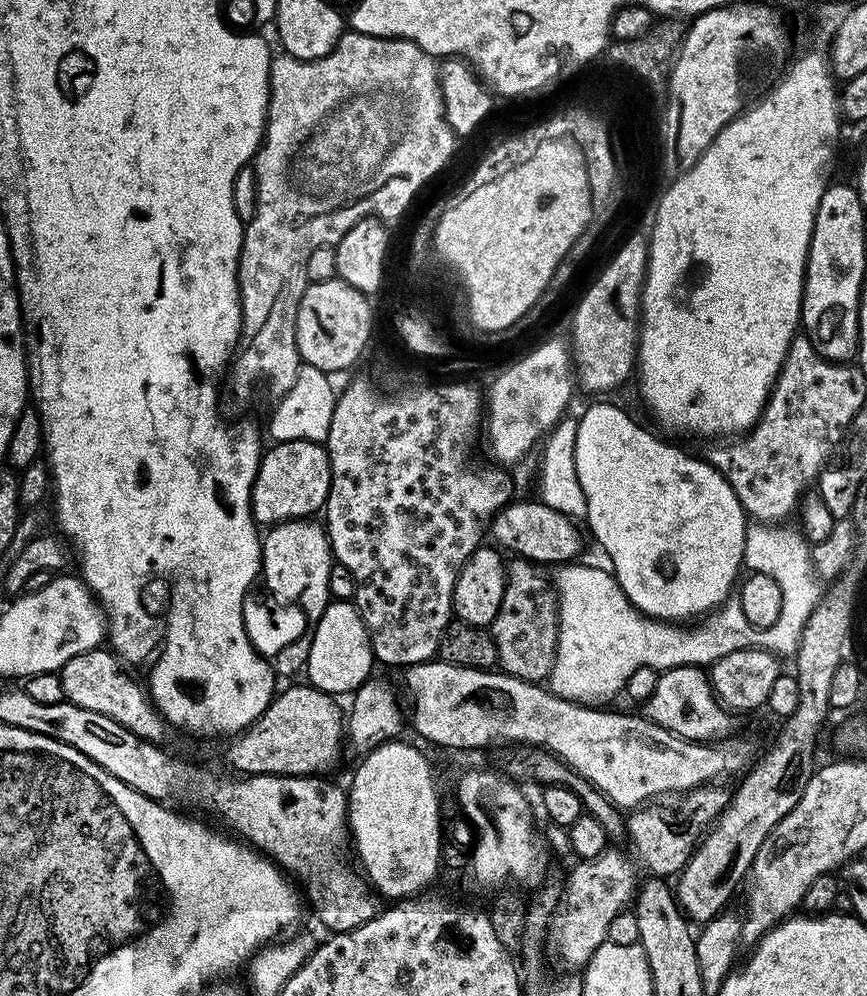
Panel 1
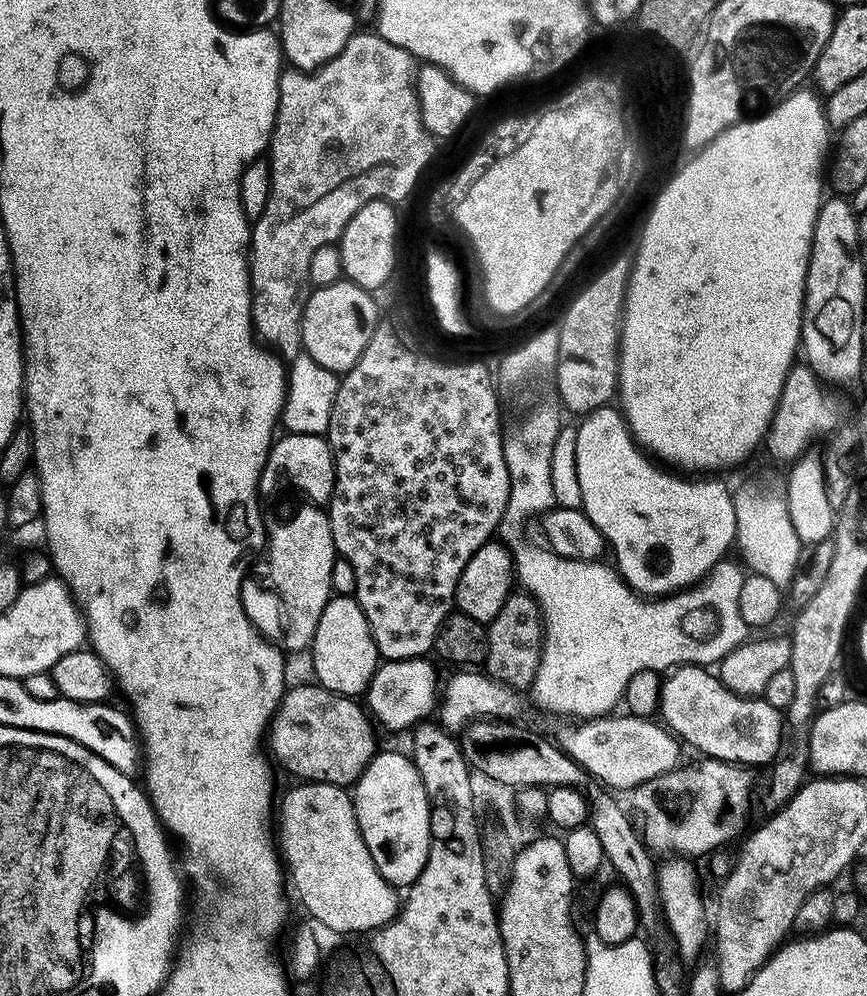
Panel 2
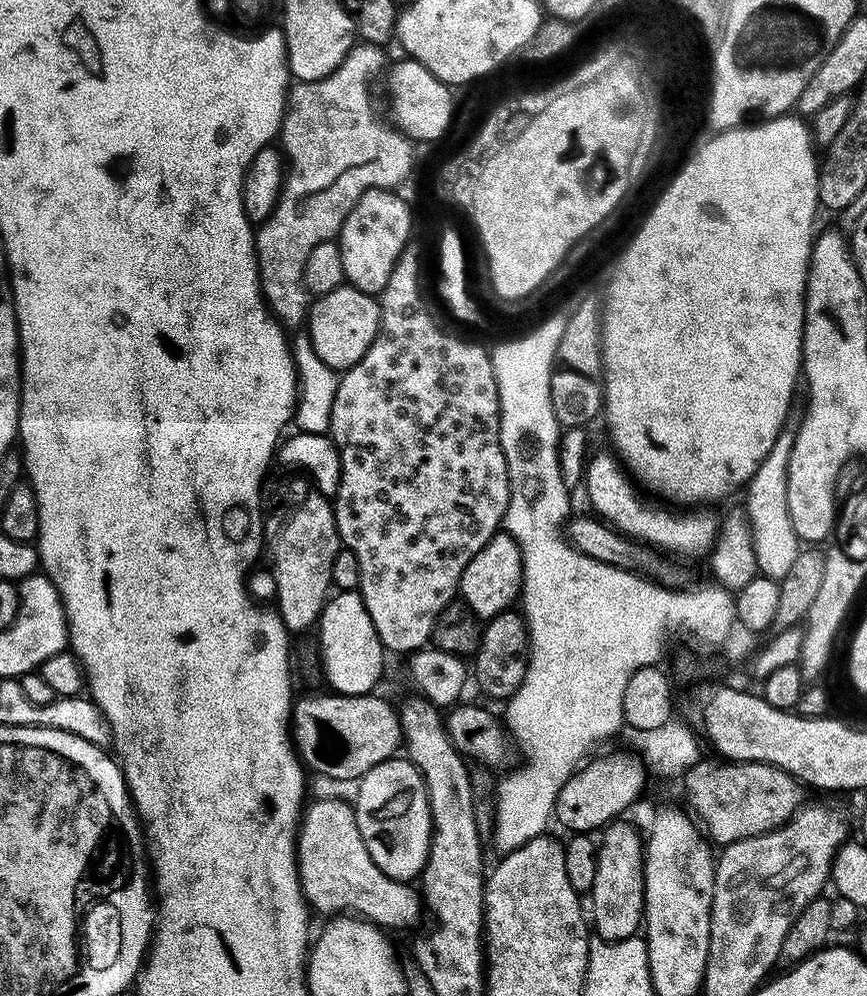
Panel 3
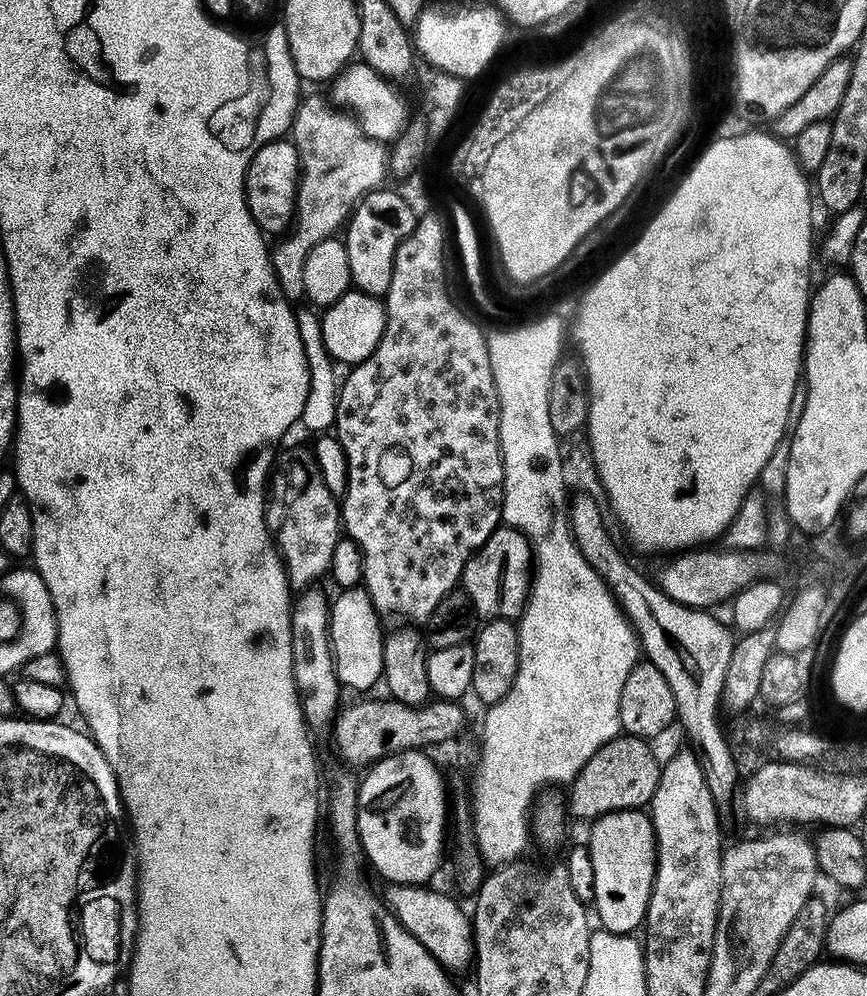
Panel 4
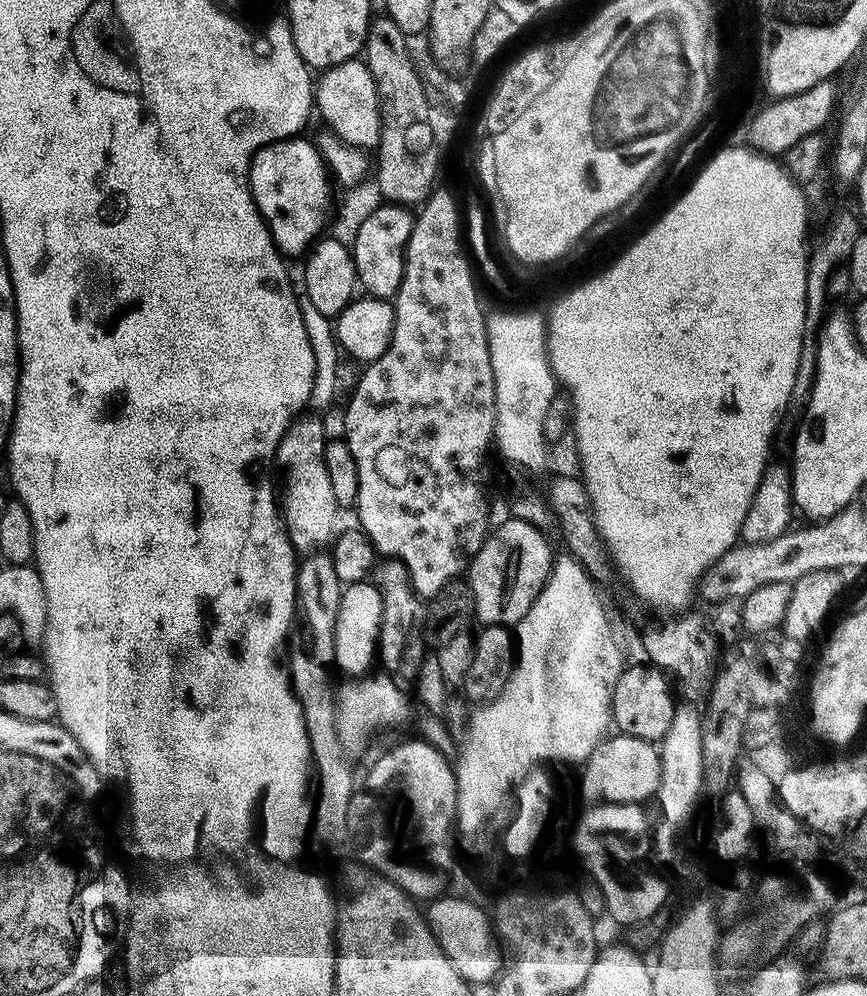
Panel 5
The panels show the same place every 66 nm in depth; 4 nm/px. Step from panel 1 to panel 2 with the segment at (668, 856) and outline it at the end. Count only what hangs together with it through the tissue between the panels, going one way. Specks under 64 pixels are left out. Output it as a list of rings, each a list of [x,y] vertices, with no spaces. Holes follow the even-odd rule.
[[[704,758],[699,761],[701,764],[692,764],[689,768],[685,766],[678,766],[672,771],[662,774],[658,778],[652,778],[645,782],[645,784],[639,784],[637,788],[631,793],[632,800],[636,803],[636,808],[640,811],[640,816],[644,819],[644,828],[642,824],[642,839],[645,844],[653,853],[659,854],[659,852],[668,852],[669,857],[672,858],[697,858],[696,856],[707,857],[709,854],[715,853],[723,844],[728,844],[744,827],[748,824],[748,811],[752,808],[752,772],[751,767],[742,764],[731,764],[725,760],[713,760],[711,758]]]

